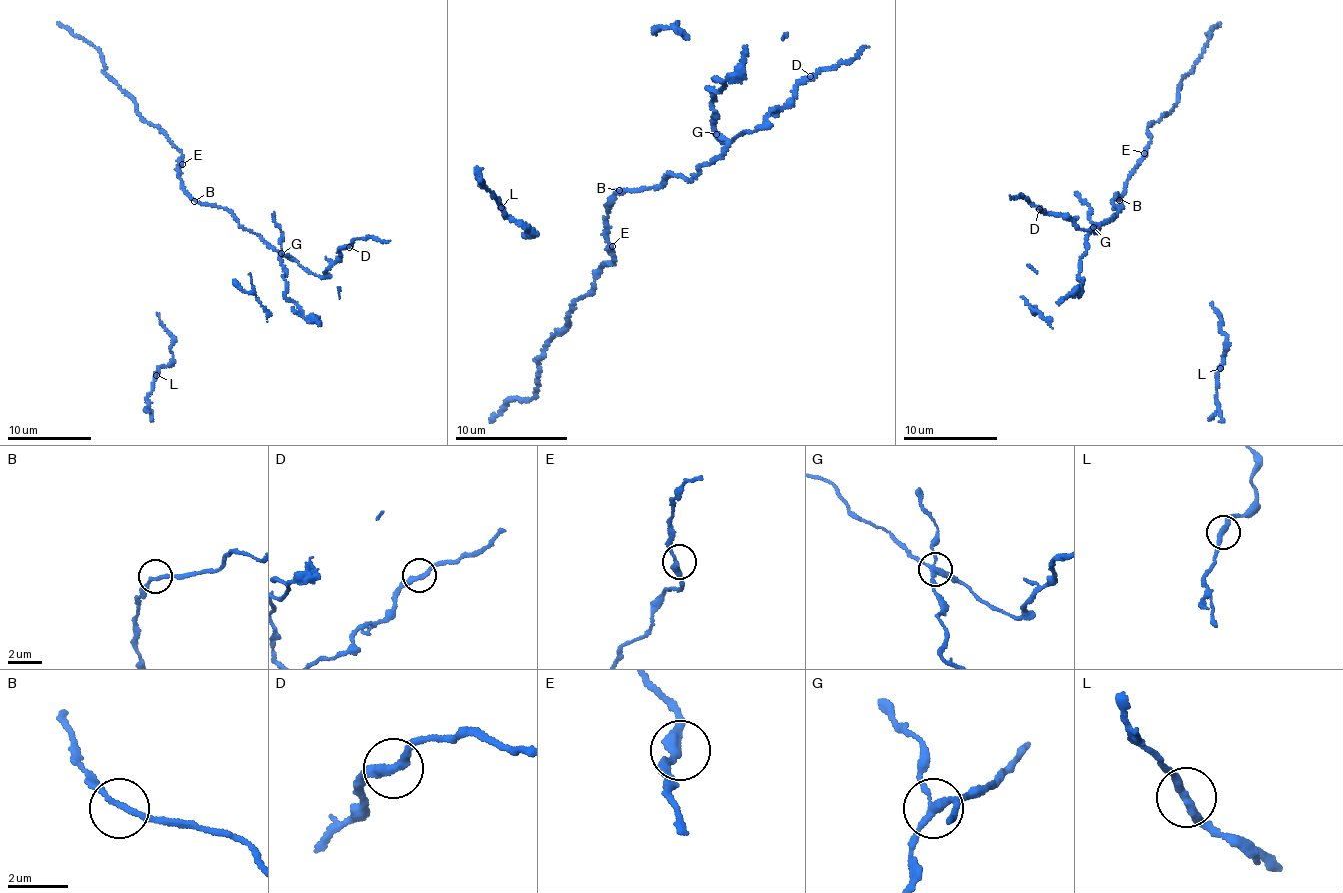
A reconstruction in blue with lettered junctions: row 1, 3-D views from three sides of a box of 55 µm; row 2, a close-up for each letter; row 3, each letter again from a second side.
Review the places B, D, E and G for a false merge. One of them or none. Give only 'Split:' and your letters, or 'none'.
Split: G

